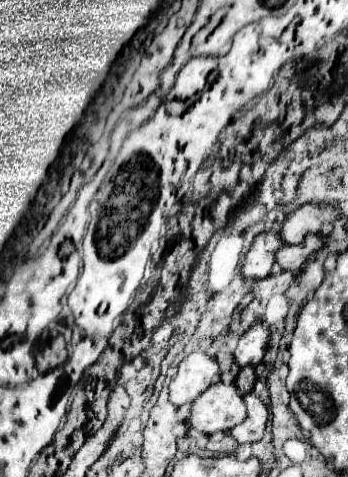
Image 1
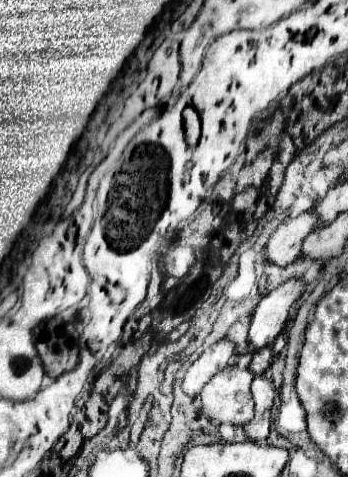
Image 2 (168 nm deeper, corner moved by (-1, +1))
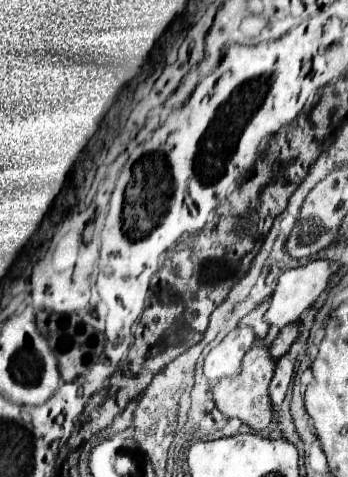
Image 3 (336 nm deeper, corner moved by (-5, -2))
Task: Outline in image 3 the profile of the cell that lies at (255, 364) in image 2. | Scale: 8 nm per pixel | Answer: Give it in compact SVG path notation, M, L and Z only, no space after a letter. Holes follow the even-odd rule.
M290 323L286 329L280 331L280 335L276 337L276 341L270 345L270 353L274 359L280 359L296 341L298 337L298 323Z

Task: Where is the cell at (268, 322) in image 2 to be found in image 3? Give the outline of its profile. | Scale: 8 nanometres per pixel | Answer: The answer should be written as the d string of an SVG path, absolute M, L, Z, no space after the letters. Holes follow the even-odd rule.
M314 259L302 267L296 267L296 269L290 269L290 271L284 271L280 275L280 281L278 281L278 287L270 299L270 309L266 313L266 321L270 325L278 325L278 327L286 327L288 323L294 323L298 321L300 313L304 309L308 309L318 297L320 293L328 287L328 281L332 277L332 267L330 267L330 261L328 259Z

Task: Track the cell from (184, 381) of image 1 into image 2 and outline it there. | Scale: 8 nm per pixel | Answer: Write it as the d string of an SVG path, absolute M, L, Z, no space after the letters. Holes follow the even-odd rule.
M220 340L204 350L204 354L188 368L184 380L182 380L182 390L188 396L196 396L202 386L220 370L224 370L228 364L234 360L234 344L230 340Z

